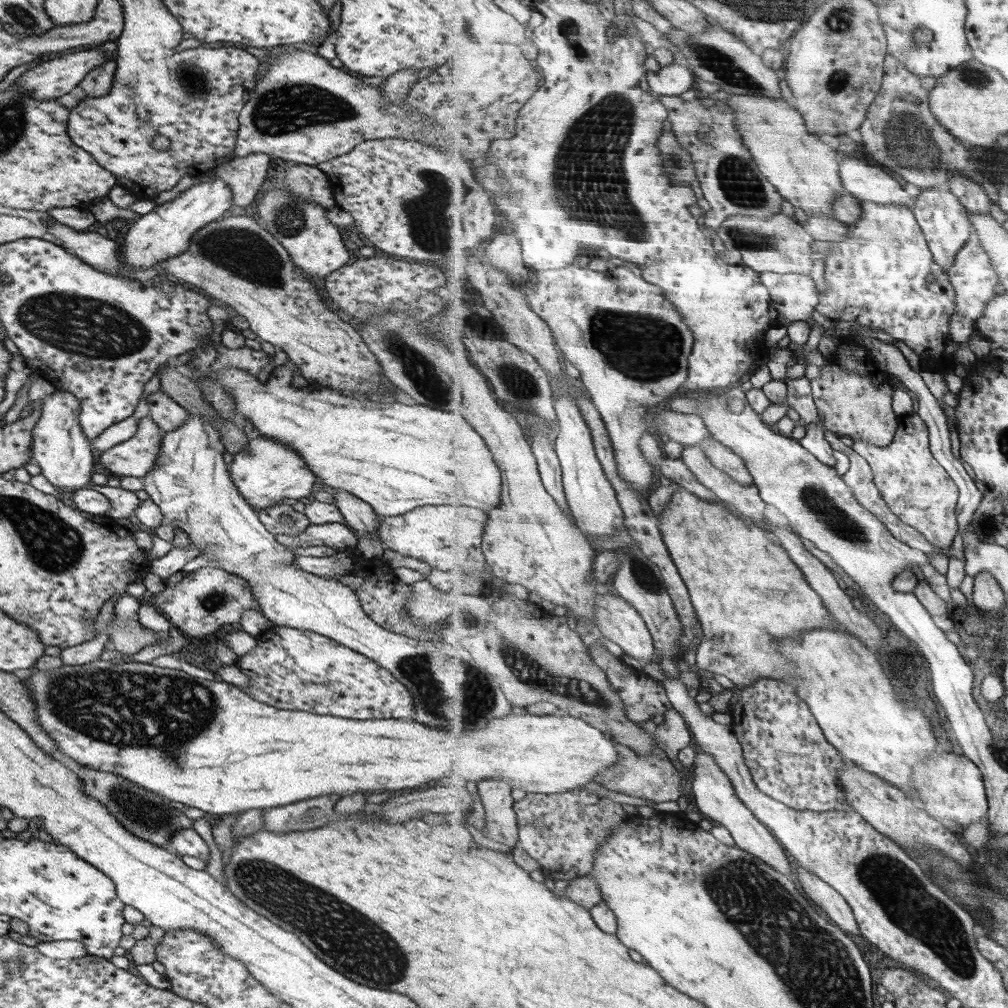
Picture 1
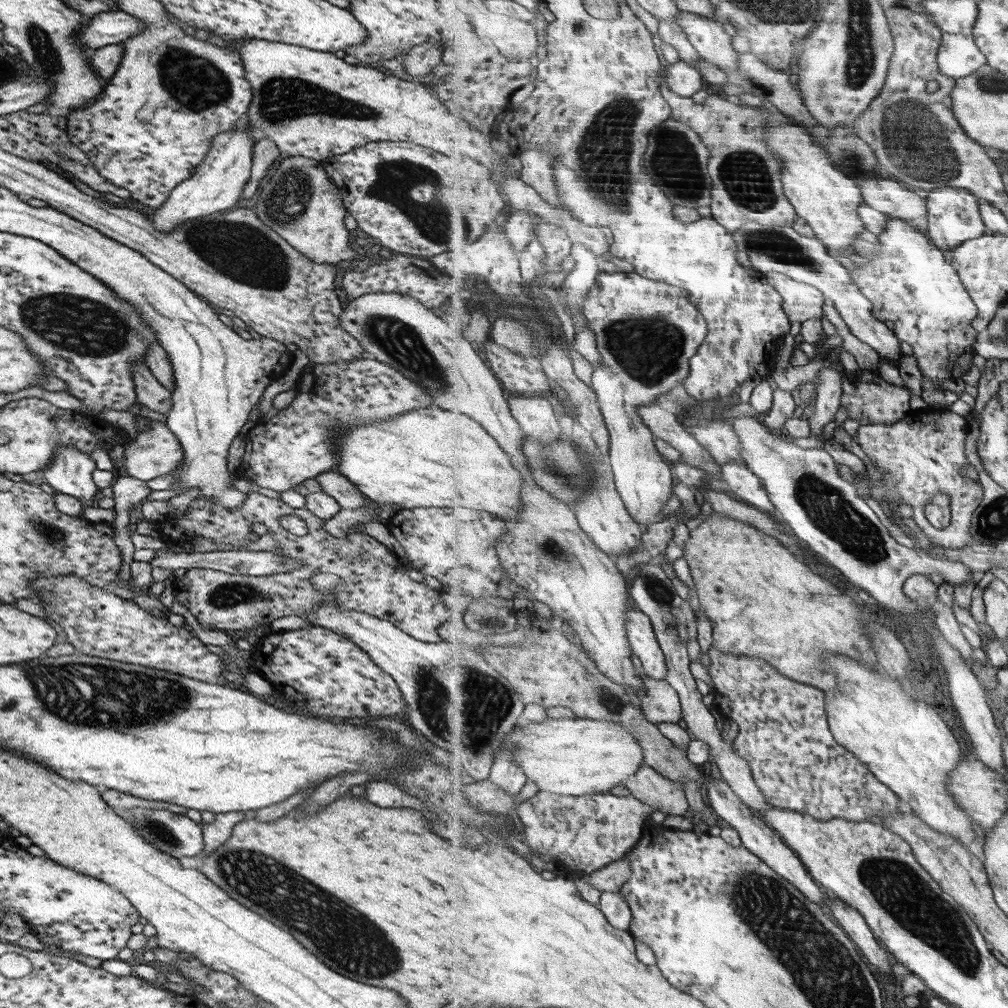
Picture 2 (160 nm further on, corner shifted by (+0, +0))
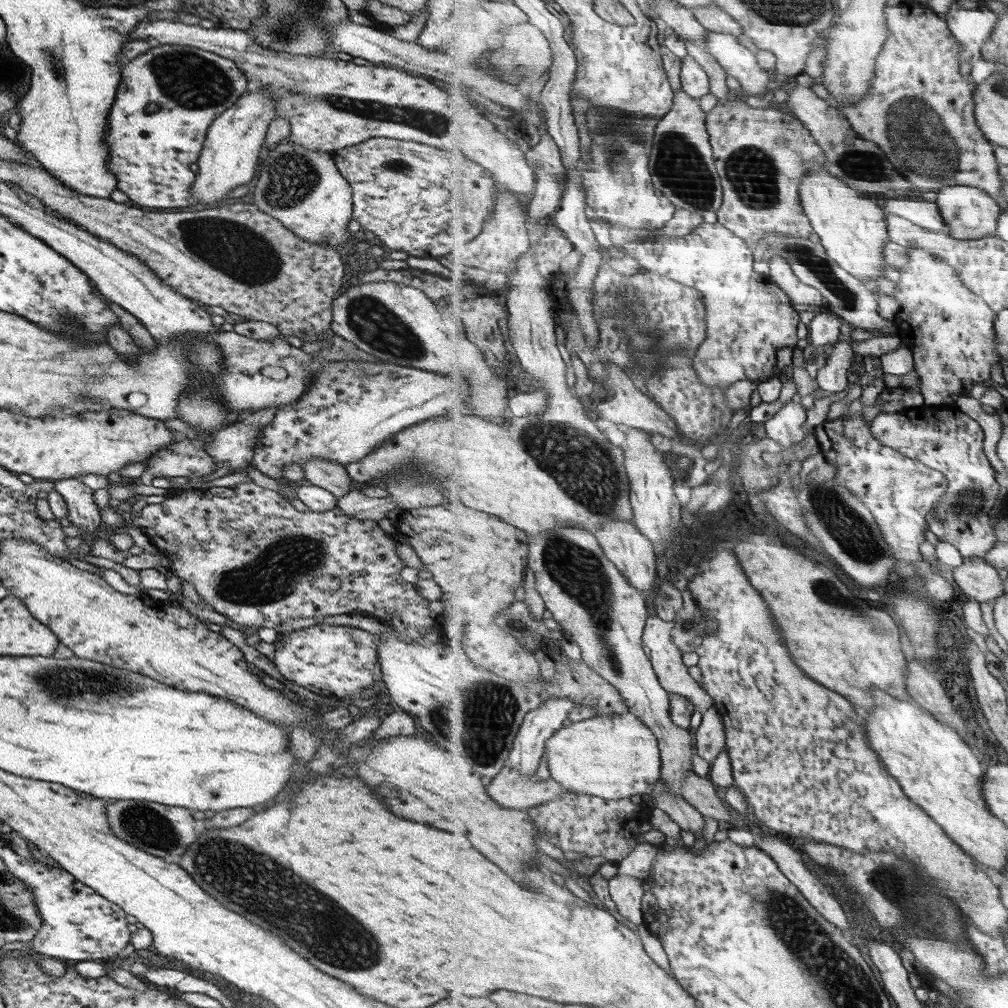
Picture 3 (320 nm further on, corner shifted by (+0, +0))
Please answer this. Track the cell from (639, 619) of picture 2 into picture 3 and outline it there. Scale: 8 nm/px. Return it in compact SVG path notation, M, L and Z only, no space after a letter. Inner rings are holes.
M651 616L647 619L645 633L643 633L644 644L650 650L651 662L654 664L662 685L672 694L680 694L687 697L697 707L697 710L704 713L707 709L713 707L714 698L703 686L699 686L695 682L695 678L689 674L689 667L685 666L685 654L681 653L679 644L675 642L674 630L673 623L665 622L659 616Z

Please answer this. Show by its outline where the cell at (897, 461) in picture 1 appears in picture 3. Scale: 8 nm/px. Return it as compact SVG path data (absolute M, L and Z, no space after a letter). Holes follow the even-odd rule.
M945 404L921 405L902 411L888 413L886 410L879 414L872 421L872 430L875 438L878 438L884 445L906 454L909 458L925 463L928 467L937 469L948 478L949 488L943 500L937 503L937 515L930 515L927 518L929 528L940 541L954 544L965 558L987 557L987 553L995 548L999 541L991 521L991 510L999 500L1001 483L996 479L996 471L991 466L987 454L985 454L985 434L977 420L967 416L965 412Z

